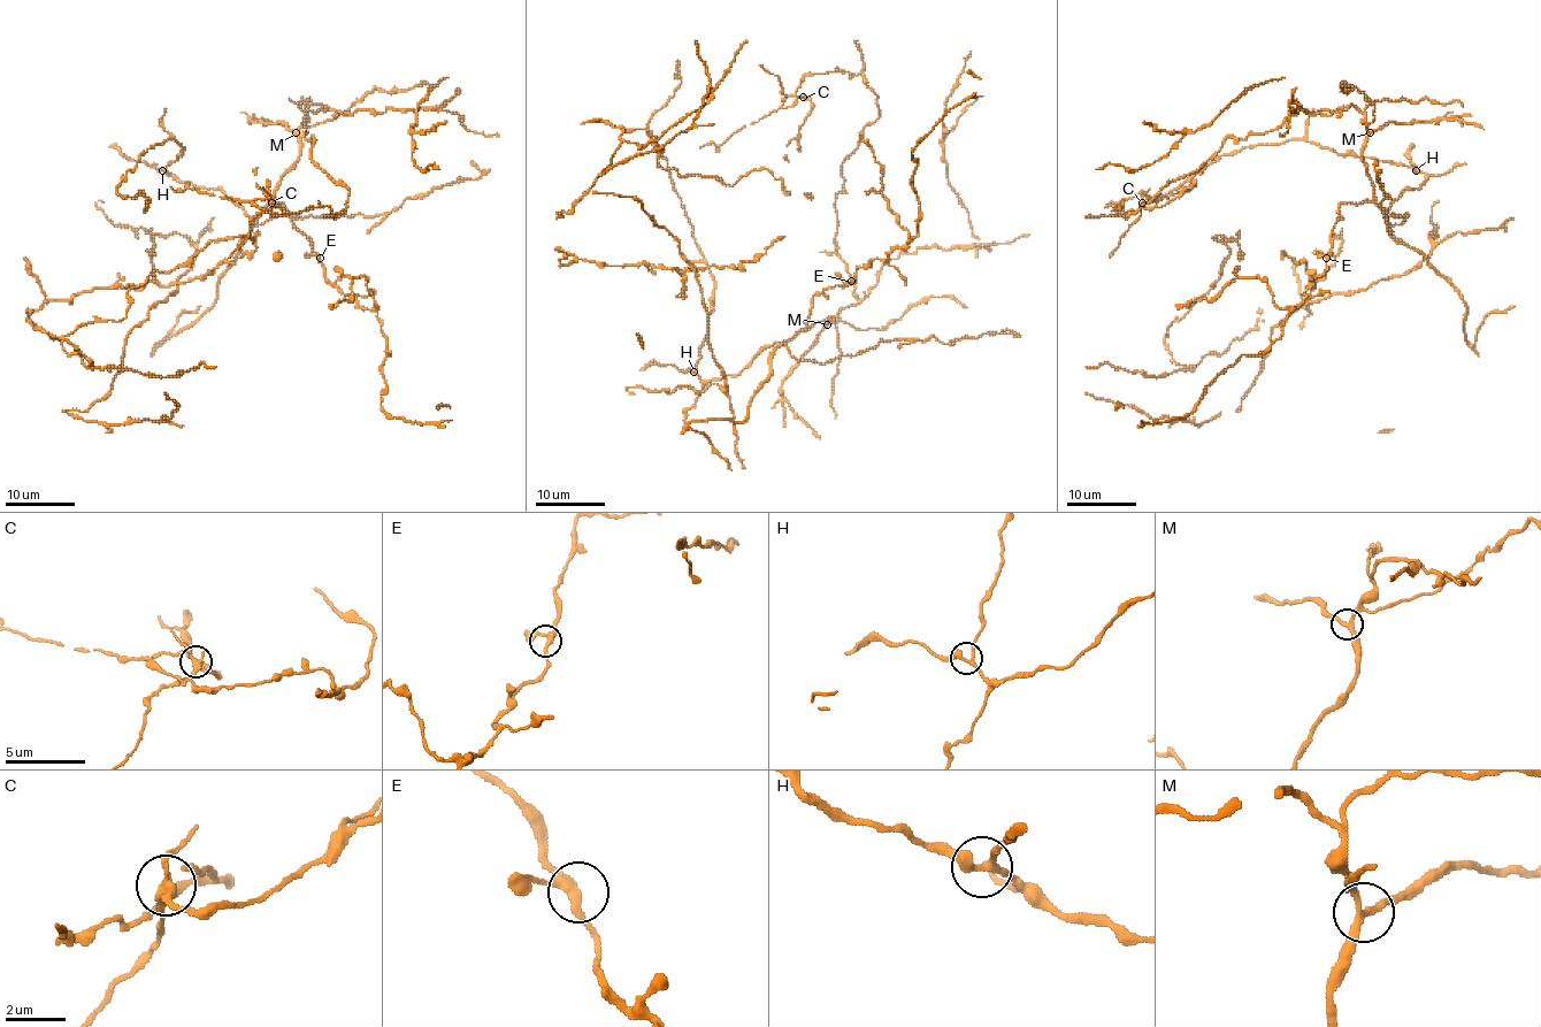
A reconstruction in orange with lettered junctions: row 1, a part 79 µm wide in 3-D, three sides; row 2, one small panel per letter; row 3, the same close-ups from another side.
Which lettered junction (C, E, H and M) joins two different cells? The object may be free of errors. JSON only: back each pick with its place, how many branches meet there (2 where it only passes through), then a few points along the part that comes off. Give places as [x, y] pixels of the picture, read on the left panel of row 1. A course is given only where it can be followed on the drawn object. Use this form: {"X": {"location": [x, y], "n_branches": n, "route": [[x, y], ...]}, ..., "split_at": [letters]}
{"C": {"location": [271, 202], "n_branches": 3, "route": [[271, 202], [268, 209], [255, 216], [248, 235], [228, 258]]}, "split_at": ["C"]}

